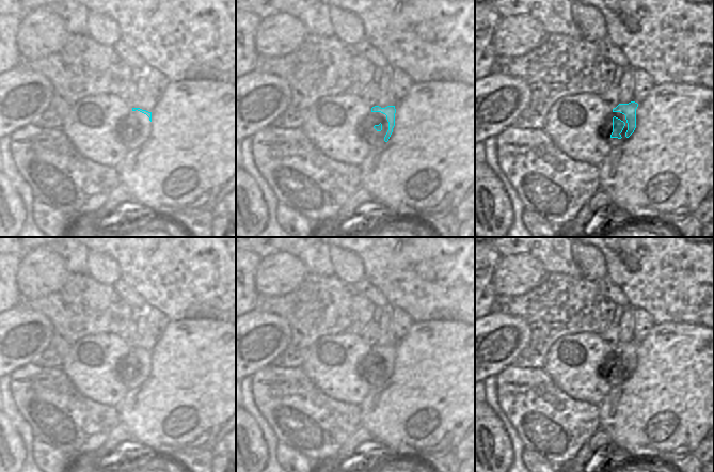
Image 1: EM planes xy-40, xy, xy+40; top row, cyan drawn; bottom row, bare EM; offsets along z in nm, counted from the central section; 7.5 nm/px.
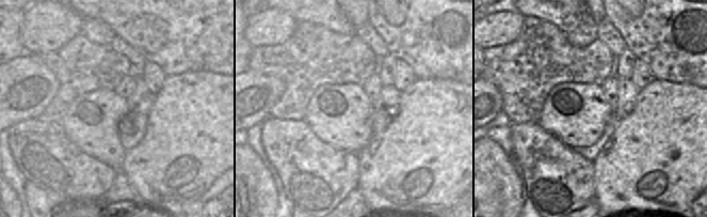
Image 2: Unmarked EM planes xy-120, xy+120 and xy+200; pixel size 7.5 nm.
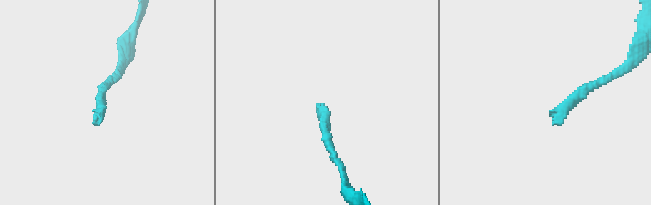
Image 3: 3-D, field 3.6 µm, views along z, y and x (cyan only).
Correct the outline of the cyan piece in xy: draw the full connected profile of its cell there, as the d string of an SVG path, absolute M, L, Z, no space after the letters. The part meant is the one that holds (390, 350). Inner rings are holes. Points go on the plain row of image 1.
M395 345L371 347L371 358L365 363L363 376L369 388L379 388L385 383L395 365Z

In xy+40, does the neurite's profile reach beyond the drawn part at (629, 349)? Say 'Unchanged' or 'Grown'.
Grown

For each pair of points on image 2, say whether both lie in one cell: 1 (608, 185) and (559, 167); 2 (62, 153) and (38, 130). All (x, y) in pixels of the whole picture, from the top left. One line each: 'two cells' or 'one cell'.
1: two cells
2: one cell

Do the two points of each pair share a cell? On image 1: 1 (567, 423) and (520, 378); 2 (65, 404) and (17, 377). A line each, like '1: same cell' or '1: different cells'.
1: same cell
2: same cell

